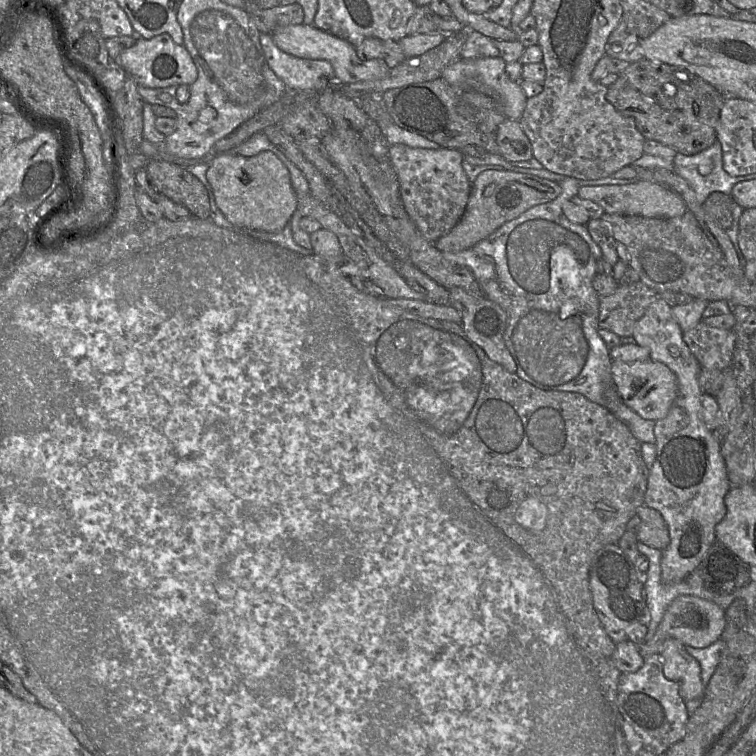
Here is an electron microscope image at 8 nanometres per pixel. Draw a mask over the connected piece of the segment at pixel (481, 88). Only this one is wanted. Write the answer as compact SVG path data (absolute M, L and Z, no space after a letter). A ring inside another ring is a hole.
M501 57L483 58L461 58L454 64L448 66L441 77L450 84L465 85L478 92L492 96L503 106L506 117L511 120L520 119L526 107L528 97L525 95L521 85L512 81L505 71L506 61Z

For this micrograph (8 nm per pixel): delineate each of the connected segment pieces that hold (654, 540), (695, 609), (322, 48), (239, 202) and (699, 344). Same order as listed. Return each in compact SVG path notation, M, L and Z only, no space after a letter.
M643 504L637 509L636 515L641 519L636 530L638 541L660 551L665 550L670 543L670 536L661 513Z
M693 595L676 597L668 606L654 637L639 645L642 656L661 654L664 642L669 638L678 639L685 646L706 648L721 638L726 621L724 610L716 603Z
M313 24L281 26L276 28L271 35L277 47L288 54L299 58L329 61L333 66L335 76L335 82L331 82L331 85L382 79L392 69L383 58L362 61L357 55L356 47L350 42L323 31Z
M262 151L251 157L220 153L212 158L206 177L217 207L230 223L238 227L278 232L297 209L298 198L290 173L270 151Z
M699 322L694 328L682 333L682 338L701 368L723 371L732 364L736 334L733 330L723 330Z

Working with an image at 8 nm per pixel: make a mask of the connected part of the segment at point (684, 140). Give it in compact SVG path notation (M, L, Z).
M643 58L630 63L608 87L606 99L632 118L645 140L656 140L677 152L693 155L716 140L717 123L726 96L684 67Z

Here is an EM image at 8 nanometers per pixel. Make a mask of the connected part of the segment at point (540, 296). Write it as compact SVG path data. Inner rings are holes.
M488 152L482 157L473 157L467 154L463 159L475 166L495 164L504 170L531 174L555 181L562 190L554 200L536 205L519 217L506 222L472 248L460 252L442 252L450 262L469 268L479 283L483 295L500 305L506 312L507 323L504 341L516 363L517 376L541 390L580 393L590 401L609 410L628 427L631 434L640 443L655 443L654 426L656 421L640 417L624 404L620 396L617 401L608 401L604 398L605 390L609 386L613 386L612 360L609 349L598 334L600 298L593 287L593 279L598 274L597 264L603 255L599 246L590 236L586 225L570 222L562 211L563 204L578 195L581 187L626 185L637 179L615 179L612 177L597 180L577 179L553 173L545 168L529 169L513 166L499 154Z

